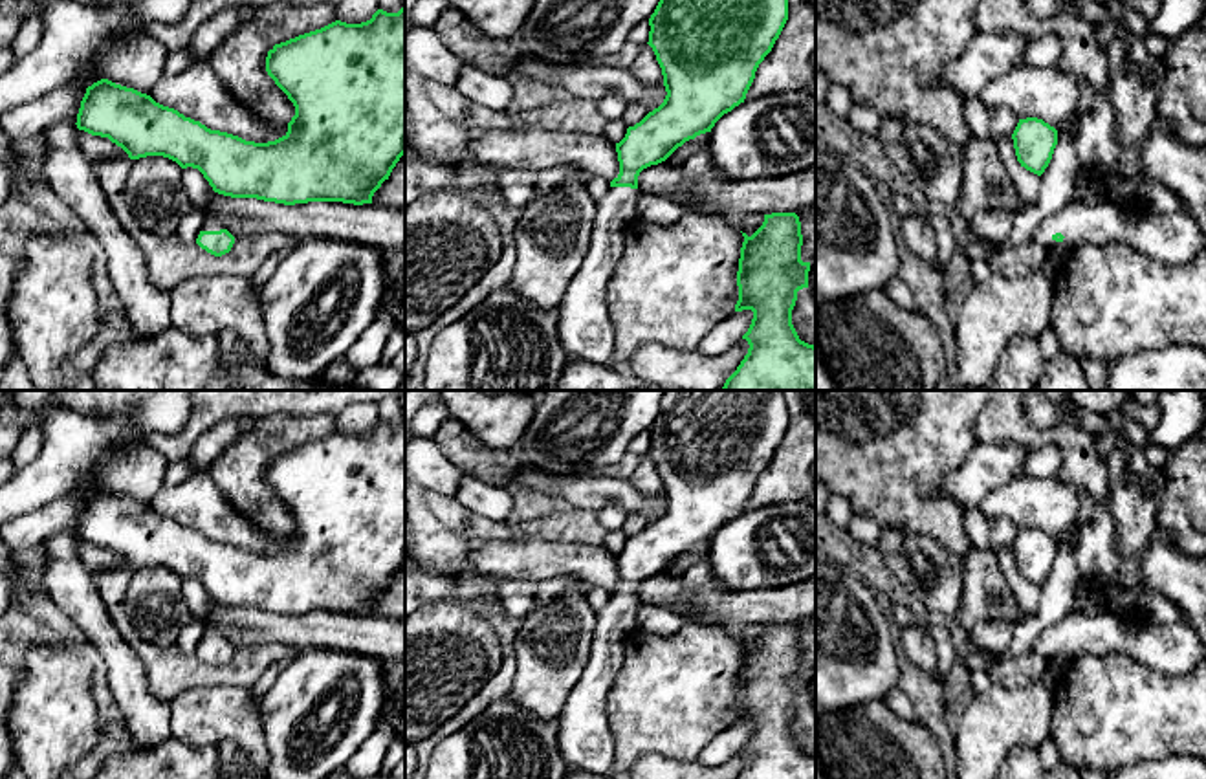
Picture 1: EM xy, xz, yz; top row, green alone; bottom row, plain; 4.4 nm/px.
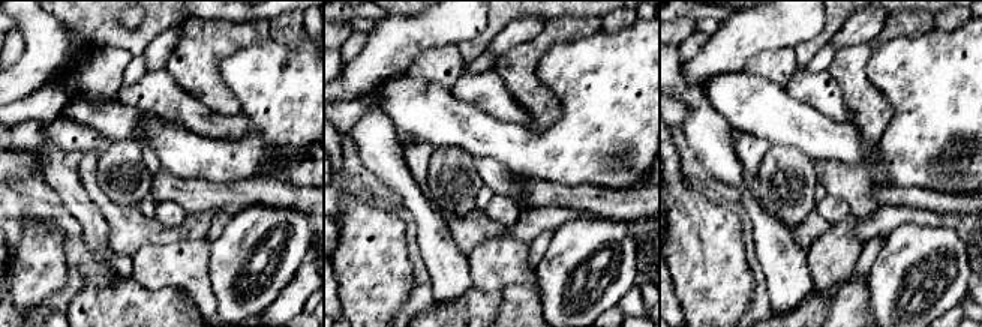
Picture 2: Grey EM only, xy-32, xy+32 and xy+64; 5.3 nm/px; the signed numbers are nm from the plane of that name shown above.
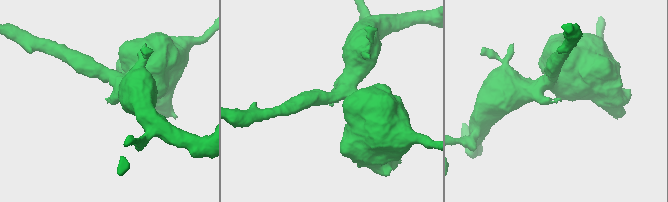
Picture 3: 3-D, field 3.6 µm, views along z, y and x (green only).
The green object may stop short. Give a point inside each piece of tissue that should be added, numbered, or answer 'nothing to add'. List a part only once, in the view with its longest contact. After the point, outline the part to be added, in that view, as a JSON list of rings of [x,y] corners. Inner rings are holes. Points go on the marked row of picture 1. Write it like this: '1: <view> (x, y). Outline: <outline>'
1: yz (1170, 237). Outline: [[[1103,202],[1061,207],[1039,222],[1030,242],[1047,251],[1059,244],[1125,244],[1155,260],[1186,264],[1201,253],[1206,238],[1188,211],[1131,218],[1114,203]]]

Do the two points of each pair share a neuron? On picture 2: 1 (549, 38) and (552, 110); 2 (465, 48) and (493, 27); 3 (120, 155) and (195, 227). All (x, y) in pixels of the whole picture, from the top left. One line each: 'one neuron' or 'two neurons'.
1: one neuron
2: one neuron
3: two neurons

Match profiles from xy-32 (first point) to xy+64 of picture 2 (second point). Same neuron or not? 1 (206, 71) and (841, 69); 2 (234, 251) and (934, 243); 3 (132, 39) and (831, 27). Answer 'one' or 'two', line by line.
1: one
2: one
3: one

